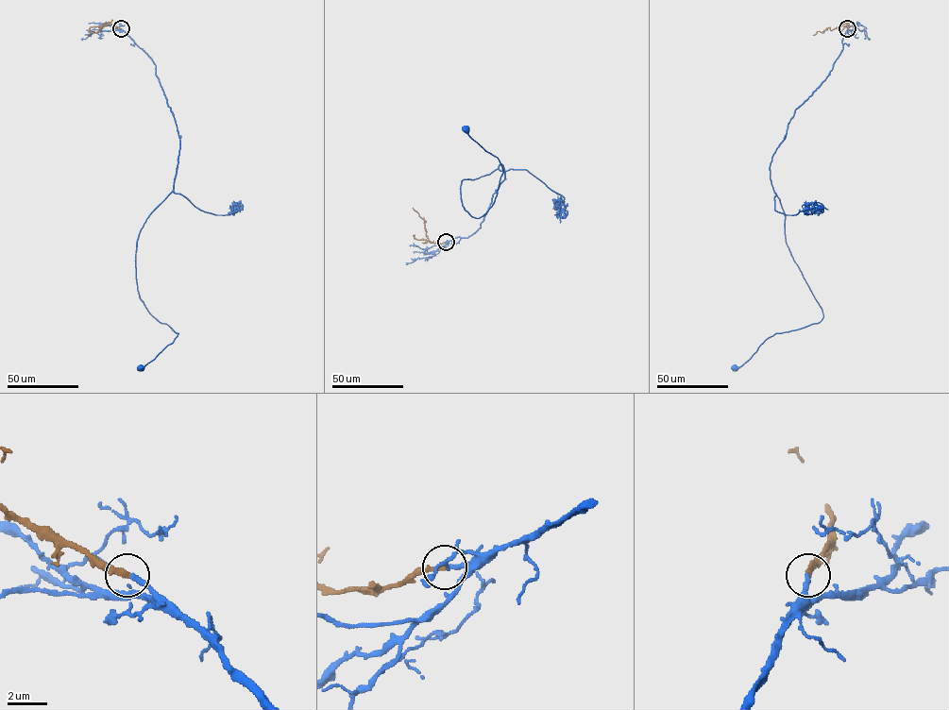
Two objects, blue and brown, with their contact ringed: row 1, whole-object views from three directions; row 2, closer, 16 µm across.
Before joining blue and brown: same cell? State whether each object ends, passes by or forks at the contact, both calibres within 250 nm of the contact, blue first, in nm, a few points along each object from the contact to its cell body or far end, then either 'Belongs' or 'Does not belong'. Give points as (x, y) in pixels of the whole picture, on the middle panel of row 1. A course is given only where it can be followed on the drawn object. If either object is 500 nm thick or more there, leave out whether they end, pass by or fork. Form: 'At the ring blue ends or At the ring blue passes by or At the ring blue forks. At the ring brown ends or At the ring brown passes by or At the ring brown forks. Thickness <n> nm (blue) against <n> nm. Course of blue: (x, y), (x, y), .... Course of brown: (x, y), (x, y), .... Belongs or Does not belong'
At the ring blue ends. At the ring brown ends. Thickness 240 nm (blue) against 280 nm. Course of blue: (446, 242), (480, 228), (505, 177), (501, 164), (462, 180), (466, 210), (486, 211), (503, 169), (465, 129). Course of brown: (446, 242), (430, 243), (425, 221), (413, 208). Belongs

